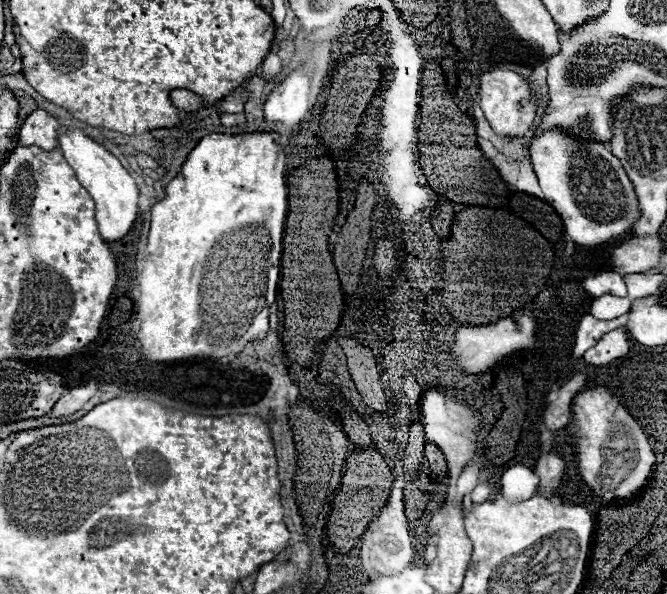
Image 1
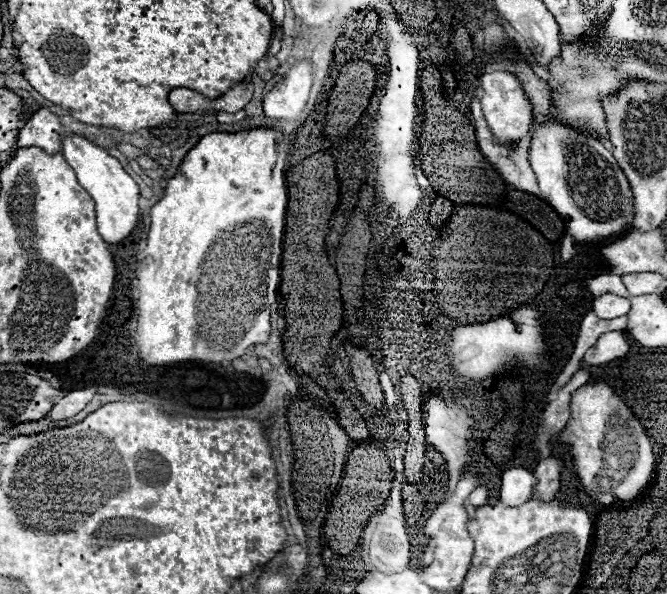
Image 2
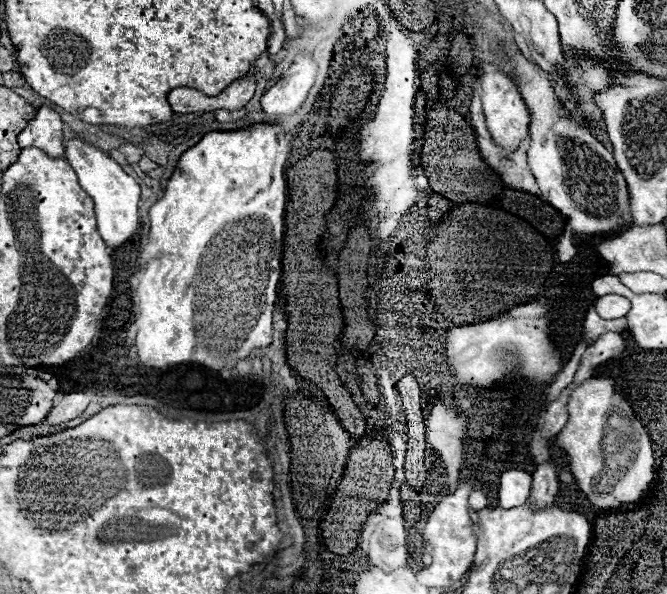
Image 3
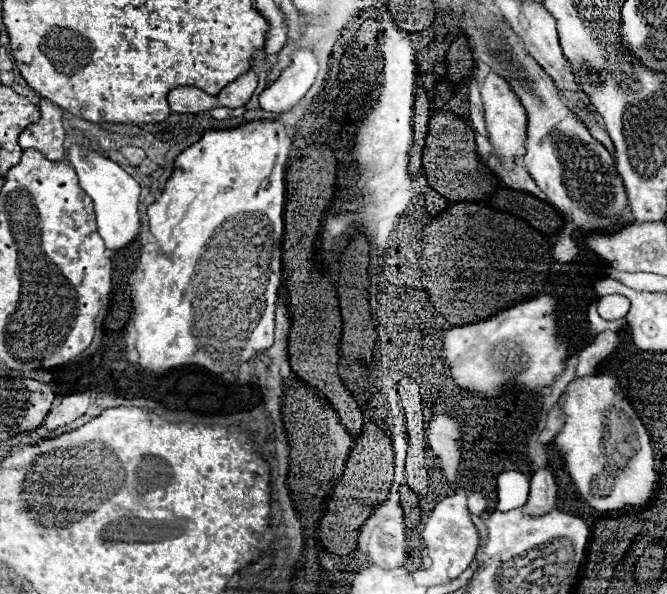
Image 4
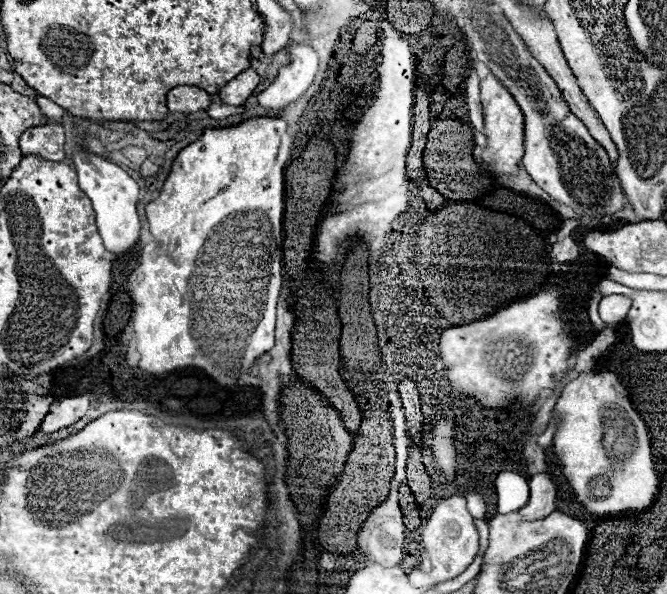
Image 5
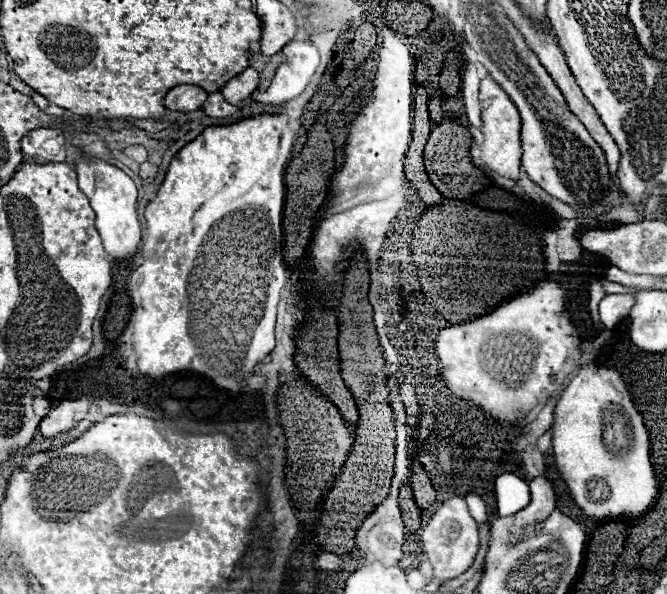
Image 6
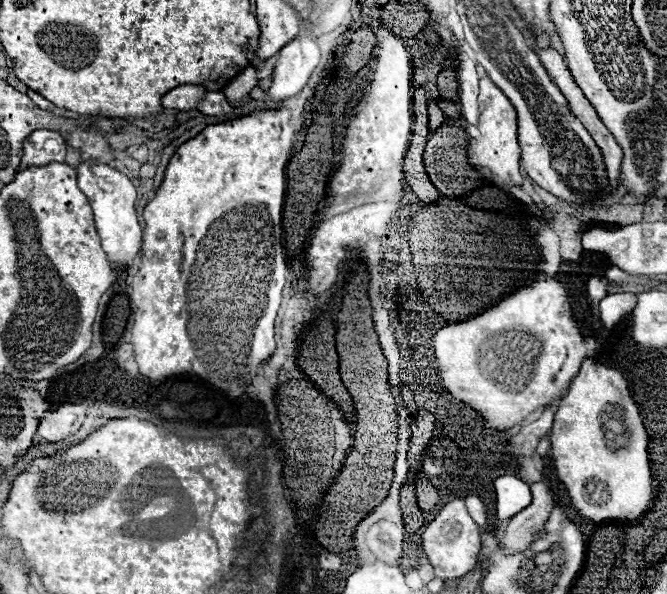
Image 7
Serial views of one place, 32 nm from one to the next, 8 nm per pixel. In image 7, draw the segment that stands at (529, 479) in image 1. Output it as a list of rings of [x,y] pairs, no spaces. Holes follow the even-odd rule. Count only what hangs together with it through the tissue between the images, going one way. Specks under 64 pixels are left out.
[[[516,476],[496,478],[494,488],[496,488],[496,502],[498,502],[496,512],[498,512],[500,520],[512,518],[520,510],[524,510],[532,500],[530,486]]]

